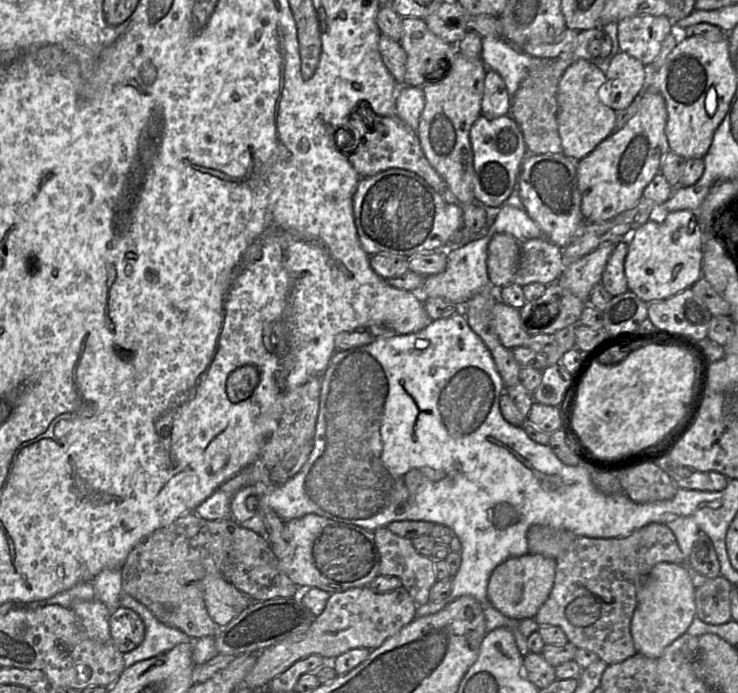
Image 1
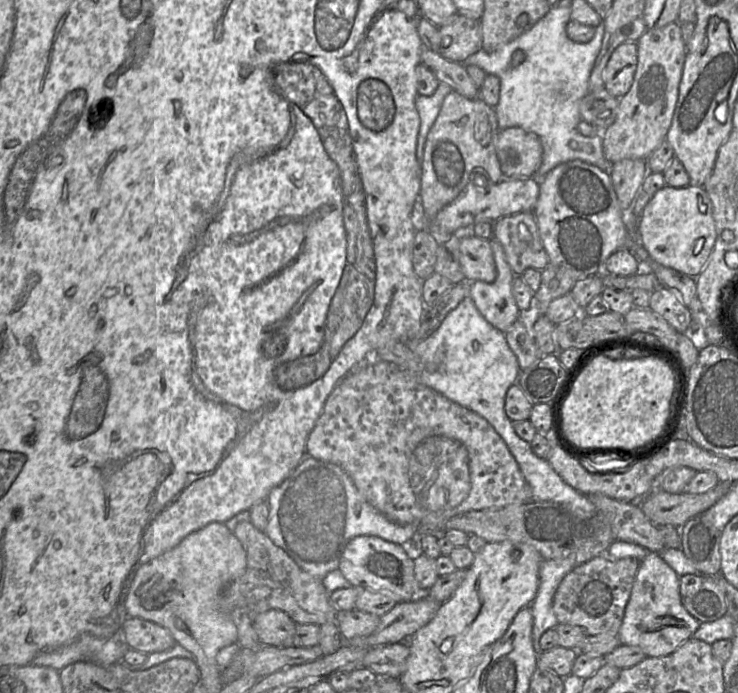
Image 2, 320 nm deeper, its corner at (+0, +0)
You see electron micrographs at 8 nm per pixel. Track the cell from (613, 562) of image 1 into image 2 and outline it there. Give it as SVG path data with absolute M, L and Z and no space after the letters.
M600 555L572 569L564 576L553 597L552 607L558 623L579 626L590 636L601 633L618 635L639 565L640 561L635 558L609 560Z

